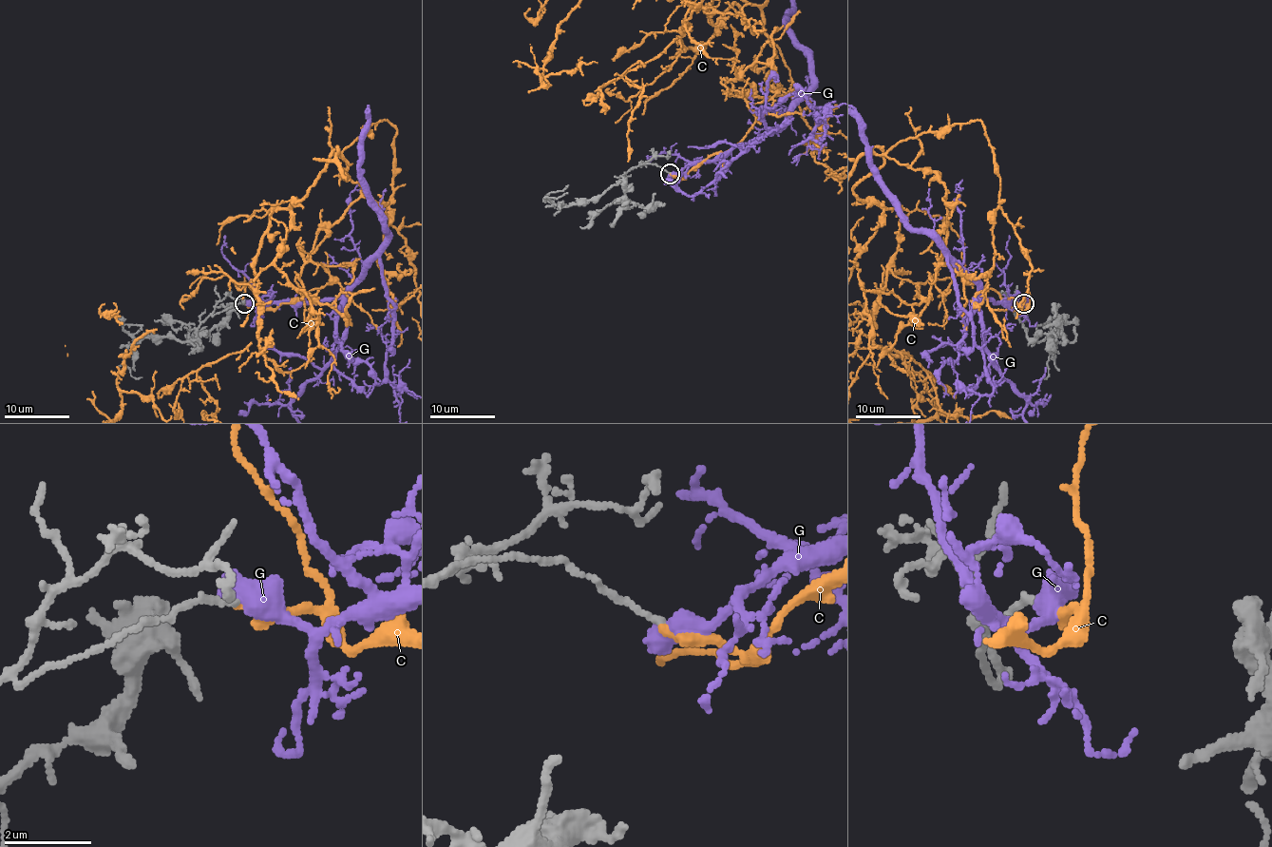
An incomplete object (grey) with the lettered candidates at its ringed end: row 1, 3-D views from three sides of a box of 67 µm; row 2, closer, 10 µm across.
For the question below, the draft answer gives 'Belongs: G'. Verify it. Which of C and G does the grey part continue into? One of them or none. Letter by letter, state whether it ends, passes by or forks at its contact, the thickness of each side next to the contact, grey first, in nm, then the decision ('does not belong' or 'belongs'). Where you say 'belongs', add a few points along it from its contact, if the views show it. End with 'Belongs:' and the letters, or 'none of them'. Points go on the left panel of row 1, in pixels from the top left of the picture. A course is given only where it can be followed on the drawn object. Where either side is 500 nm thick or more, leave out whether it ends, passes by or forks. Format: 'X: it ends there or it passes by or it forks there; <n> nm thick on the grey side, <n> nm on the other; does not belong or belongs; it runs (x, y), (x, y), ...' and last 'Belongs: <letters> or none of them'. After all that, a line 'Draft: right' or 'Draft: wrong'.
C: it ends there; 150 nm thick on the grey side, 240 nm on the other; belongs
G: 150 nm thick on the grey side, 700 nm on the other; does not belong
Belongs: C
Draft: wrong

